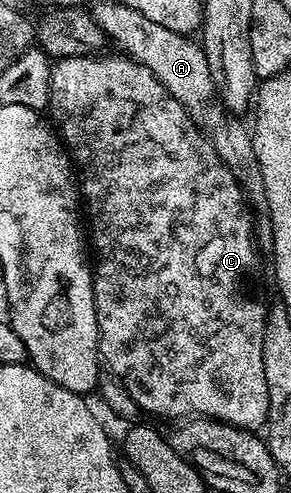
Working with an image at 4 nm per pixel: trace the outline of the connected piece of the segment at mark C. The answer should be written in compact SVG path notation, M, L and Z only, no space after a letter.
M93 55L91 57L66 57L57 60L52 66L52 78L50 79L50 95L48 96L47 112L52 113L52 117L56 120L55 128L58 130L59 136L62 138L63 144L66 146L67 152L70 154L71 160L74 162L75 168L85 173L84 181L82 177L82 201L86 206L86 217L92 220L92 245L96 248L96 257L94 253L94 272L92 274L92 290L94 291L94 311L98 319L98 331L100 332L100 359L106 366L113 378L119 381L125 389L128 390L130 399L134 399L137 410L141 414L153 413L156 417L176 417L175 419L191 419L197 415L201 417L210 417L213 421L224 421L227 425L236 425L240 429L256 431L267 422L268 419L268 396L266 395L266 367L262 365L262 343L264 342L264 332L266 331L266 319L270 312L269 302L264 302L264 261L260 258L262 252L261 246L258 244L257 238L254 236L254 216L253 210L250 208L249 202L246 200L246 194L236 182L236 176L232 174L226 167L226 163L222 163L222 159L218 155L218 151L214 151L214 147L205 137L203 129L195 125L190 119L190 115L182 107L182 103L178 103L178 99L174 99L172 93L166 91L166 87L162 87L162 83L158 83L156 76L148 70L145 65L139 65L137 61L133 61L127 55L119 55L120 57L104 57L105 55Z

